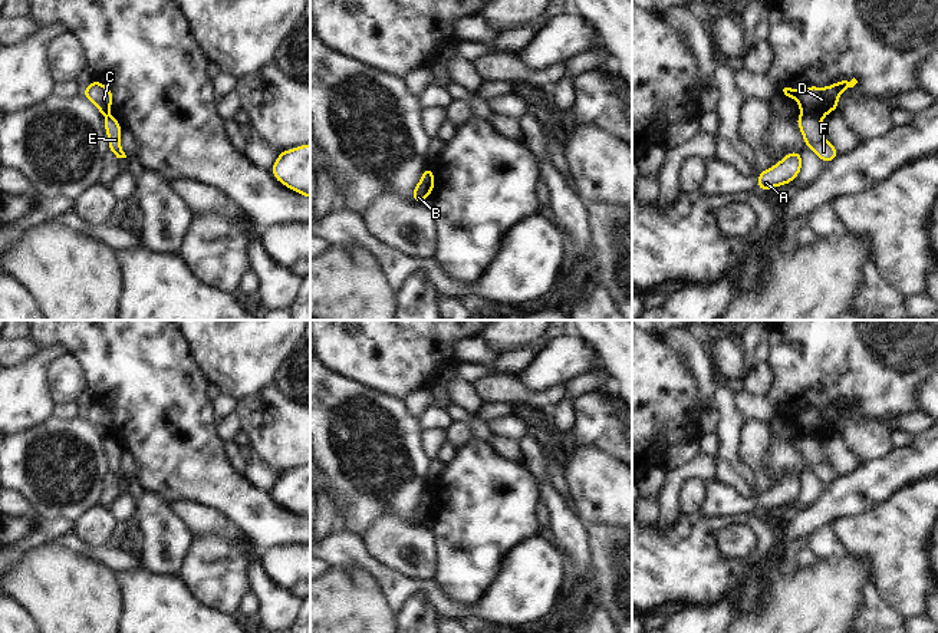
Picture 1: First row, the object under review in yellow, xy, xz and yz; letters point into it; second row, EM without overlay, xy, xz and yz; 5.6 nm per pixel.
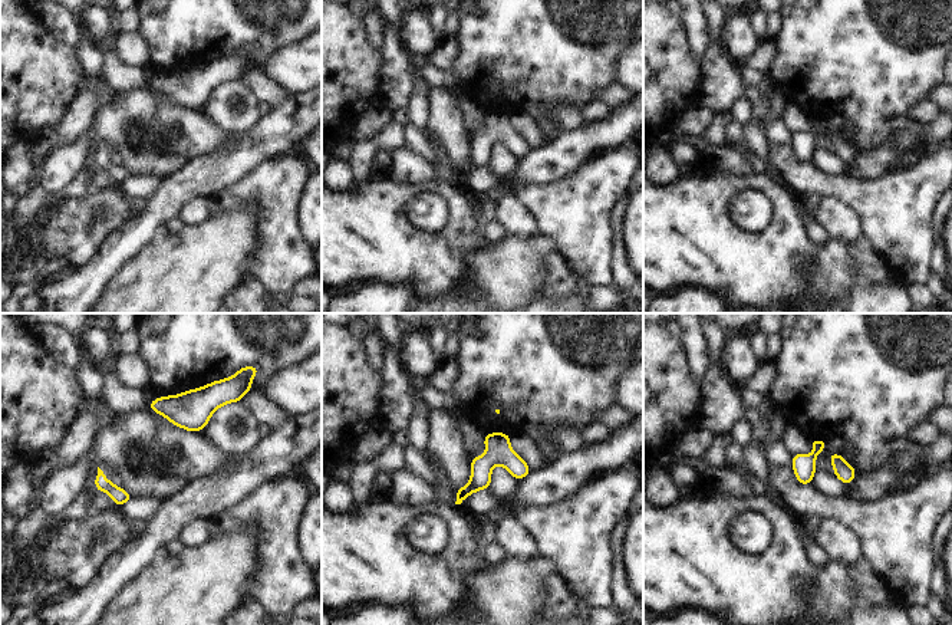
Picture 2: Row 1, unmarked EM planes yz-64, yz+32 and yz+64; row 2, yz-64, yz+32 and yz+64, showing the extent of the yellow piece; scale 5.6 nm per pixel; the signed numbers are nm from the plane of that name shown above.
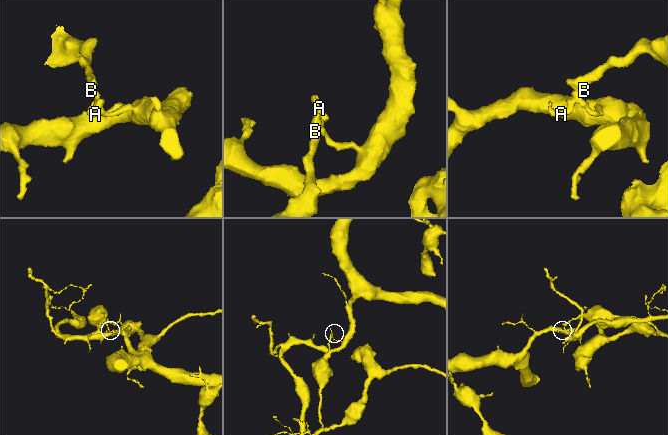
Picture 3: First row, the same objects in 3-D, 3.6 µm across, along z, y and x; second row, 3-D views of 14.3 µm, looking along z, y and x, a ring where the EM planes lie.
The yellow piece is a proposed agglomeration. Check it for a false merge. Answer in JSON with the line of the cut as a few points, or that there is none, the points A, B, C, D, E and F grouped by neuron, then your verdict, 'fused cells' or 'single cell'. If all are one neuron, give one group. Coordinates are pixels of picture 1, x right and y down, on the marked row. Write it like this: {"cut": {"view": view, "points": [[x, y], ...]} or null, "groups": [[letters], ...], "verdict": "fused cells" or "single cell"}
{"cut": {"view": "yz", "points": [[803, 112], [820, 119]]}, "groups": [["A", "E", "F"], ["B", "C", "D"]], "verdict": "fused cells"}

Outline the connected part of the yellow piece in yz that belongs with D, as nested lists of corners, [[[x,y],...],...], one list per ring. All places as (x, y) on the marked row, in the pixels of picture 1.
[[[853,78],[850,82],[842,79],[840,82],[827,88],[804,88],[794,90],[784,85],[780,92],[786,98],[793,98],[799,102],[799,109],[803,113],[823,119],[827,113],[837,109],[837,100],[846,88],[853,88],[858,80]]]

